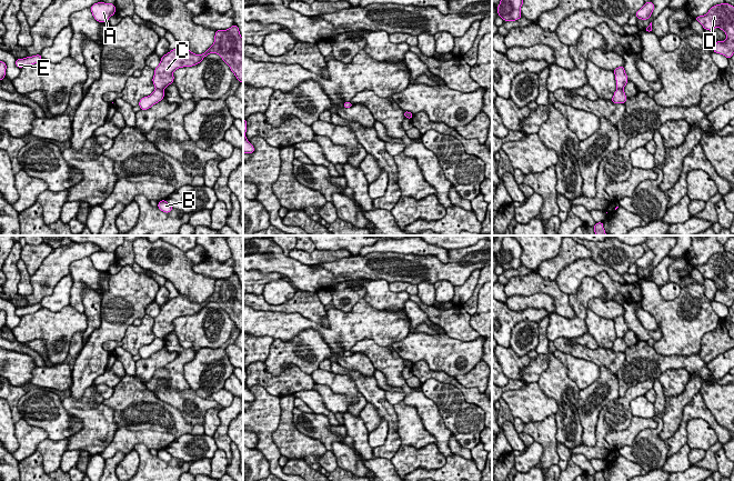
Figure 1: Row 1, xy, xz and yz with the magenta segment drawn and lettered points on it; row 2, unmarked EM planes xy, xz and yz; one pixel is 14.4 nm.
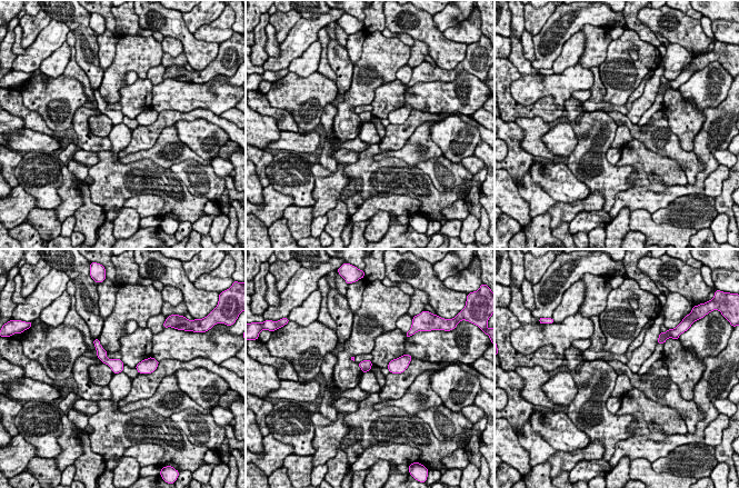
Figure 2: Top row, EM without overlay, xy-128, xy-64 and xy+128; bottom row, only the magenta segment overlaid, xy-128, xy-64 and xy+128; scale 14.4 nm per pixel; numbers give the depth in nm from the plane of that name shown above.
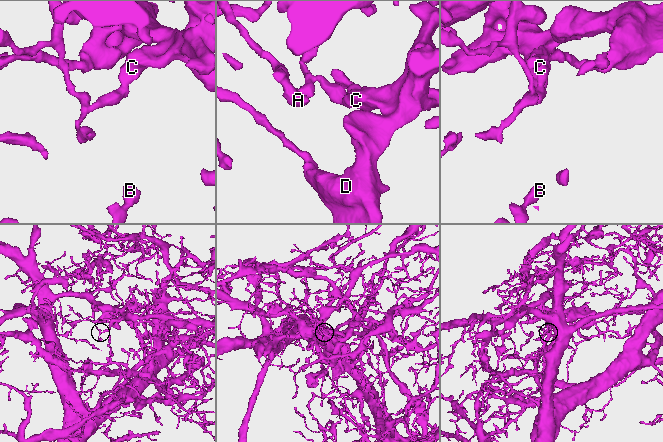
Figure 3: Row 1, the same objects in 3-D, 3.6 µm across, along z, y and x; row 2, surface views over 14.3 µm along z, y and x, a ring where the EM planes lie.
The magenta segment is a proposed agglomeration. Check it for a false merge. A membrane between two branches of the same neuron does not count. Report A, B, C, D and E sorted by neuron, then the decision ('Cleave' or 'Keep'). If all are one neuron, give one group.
Groups: A B E / C D. Cleave

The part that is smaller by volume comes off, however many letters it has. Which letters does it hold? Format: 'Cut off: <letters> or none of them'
Cut off: C, D

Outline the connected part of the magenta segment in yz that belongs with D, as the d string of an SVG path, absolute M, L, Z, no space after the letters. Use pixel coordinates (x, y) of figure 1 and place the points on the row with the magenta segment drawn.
M730 3L713 6L704 16L695 18L705 30L713 31L716 27L726 34L725 41L716 41L713 52L730 59L734 53L734 7Z

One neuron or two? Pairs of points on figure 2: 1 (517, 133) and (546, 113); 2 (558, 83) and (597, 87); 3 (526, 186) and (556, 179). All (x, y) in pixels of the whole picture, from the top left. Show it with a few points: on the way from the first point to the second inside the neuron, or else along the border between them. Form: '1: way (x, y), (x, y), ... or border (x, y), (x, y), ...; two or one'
1: border (506, 121), (513, 122); two
2: border (590, 69), (592, 85), (588, 89); two
3: border (528, 171), (531, 179), (556, 201); two

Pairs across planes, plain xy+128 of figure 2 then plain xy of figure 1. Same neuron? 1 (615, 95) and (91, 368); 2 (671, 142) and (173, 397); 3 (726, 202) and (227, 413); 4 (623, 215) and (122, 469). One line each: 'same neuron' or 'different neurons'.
1: same neuron
2: same neuron
3: same neuron
4: different neurons

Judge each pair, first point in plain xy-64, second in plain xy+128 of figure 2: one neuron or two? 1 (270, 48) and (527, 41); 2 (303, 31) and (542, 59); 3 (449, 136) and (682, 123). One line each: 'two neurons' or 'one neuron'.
1: one neuron
2: one neuron
3: two neurons

